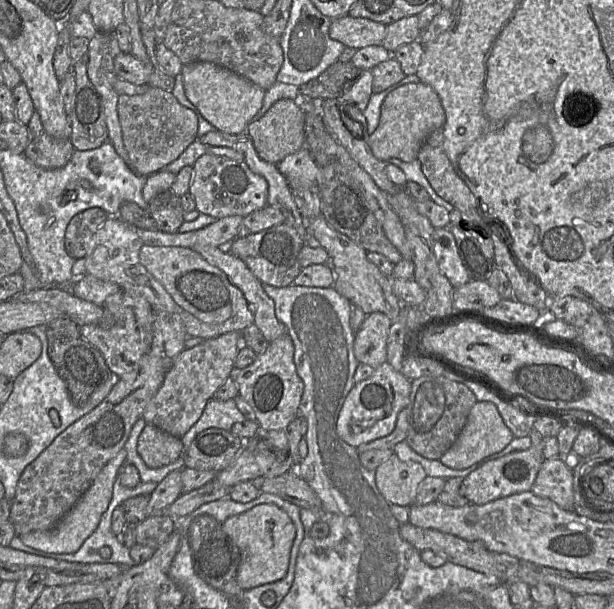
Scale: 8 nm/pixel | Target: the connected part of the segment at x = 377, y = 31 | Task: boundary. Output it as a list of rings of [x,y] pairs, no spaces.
[[[350,16],[332,20],[329,30],[329,36],[332,40],[357,50],[369,46],[381,46],[386,34],[386,25]]]

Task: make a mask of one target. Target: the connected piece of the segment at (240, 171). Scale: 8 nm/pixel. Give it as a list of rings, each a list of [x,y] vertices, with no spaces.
[[[211,154],[201,156],[193,165],[189,193],[195,199],[198,212],[217,220],[228,216],[244,218],[268,204],[268,183],[264,177],[252,172],[245,162]]]

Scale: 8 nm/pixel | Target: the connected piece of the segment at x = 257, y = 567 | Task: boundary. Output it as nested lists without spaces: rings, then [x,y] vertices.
[[[260,504],[244,513],[230,517],[222,525],[225,533],[241,551],[237,572],[237,583],[241,589],[270,584],[285,577],[296,528],[292,519],[282,508],[275,504]]]

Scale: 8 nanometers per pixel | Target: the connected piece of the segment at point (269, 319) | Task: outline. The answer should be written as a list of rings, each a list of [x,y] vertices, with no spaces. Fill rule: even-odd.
[[[195,246],[192,249],[209,264],[221,269],[230,282],[242,291],[254,313],[254,323],[269,342],[287,333],[286,326],[276,317],[274,301],[241,259],[219,247]]]

